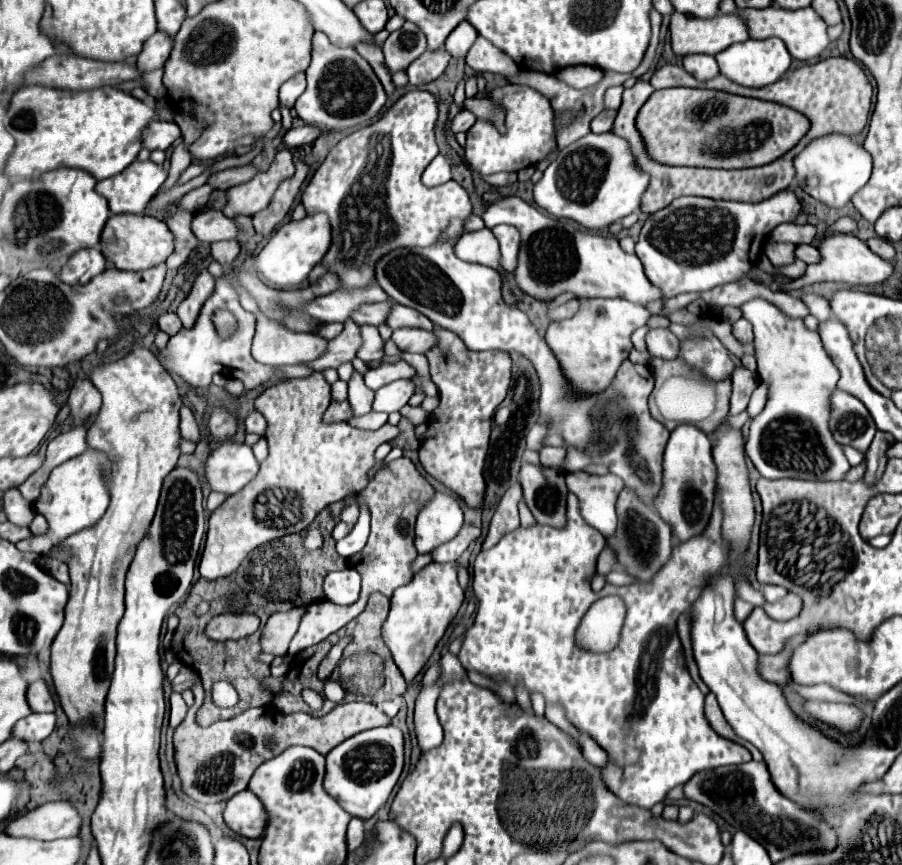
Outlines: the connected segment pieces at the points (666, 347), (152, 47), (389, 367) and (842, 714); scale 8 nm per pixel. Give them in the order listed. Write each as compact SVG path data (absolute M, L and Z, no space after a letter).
M652 328L646 336L646 344L648 344L648 352L654 358L664 358L664 360L678 358L680 340L668 328Z
M156 32L152 34L146 42L144 42L144 48L142 52L138 54L138 62L136 66L140 68L140 72L152 72L152 70L158 70L164 66L164 62L168 60L170 56L170 50L172 50L172 38L162 34L162 32Z
M404 360L396 362L396 364L380 364L378 368L370 368L368 374L366 374L366 386L370 390L378 390L394 380L400 380L400 378L414 378L416 376L416 370L406 364Z
M806 702L808 712L826 722L836 726L840 732L850 732L858 728L862 712L856 706L844 706L844 704L828 704L828 702Z

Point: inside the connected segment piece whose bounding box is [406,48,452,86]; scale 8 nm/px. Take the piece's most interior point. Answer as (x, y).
(430, 65)

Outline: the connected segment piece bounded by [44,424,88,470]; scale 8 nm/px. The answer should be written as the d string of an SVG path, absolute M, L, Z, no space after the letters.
M80 424L78 428L62 432L54 440L50 440L48 450L46 450L44 468L52 470L62 462L66 462L74 456L80 456L88 448L86 434L88 434L88 424Z

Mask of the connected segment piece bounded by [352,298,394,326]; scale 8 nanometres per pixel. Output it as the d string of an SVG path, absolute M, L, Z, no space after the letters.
M388 298L386 302L380 302L380 304L366 304L364 308L358 308L354 314L352 314L352 318L354 318L354 322L358 324L358 326L362 326L362 324L372 324L372 326L378 326L378 324L382 324L382 322L386 322L386 318L388 318L388 312L392 310L392 300Z

